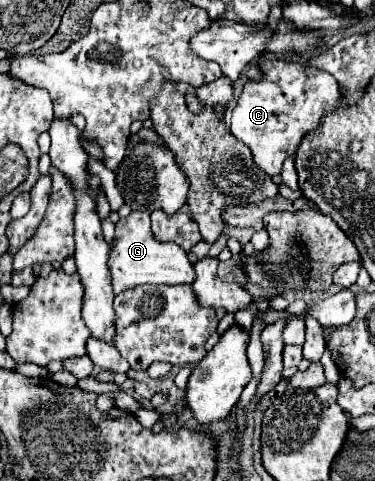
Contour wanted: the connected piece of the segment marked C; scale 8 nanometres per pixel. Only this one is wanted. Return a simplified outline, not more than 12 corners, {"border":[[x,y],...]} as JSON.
{"border":[[264,58],[232,134],[274,176],[340,106],[324,70]]}

